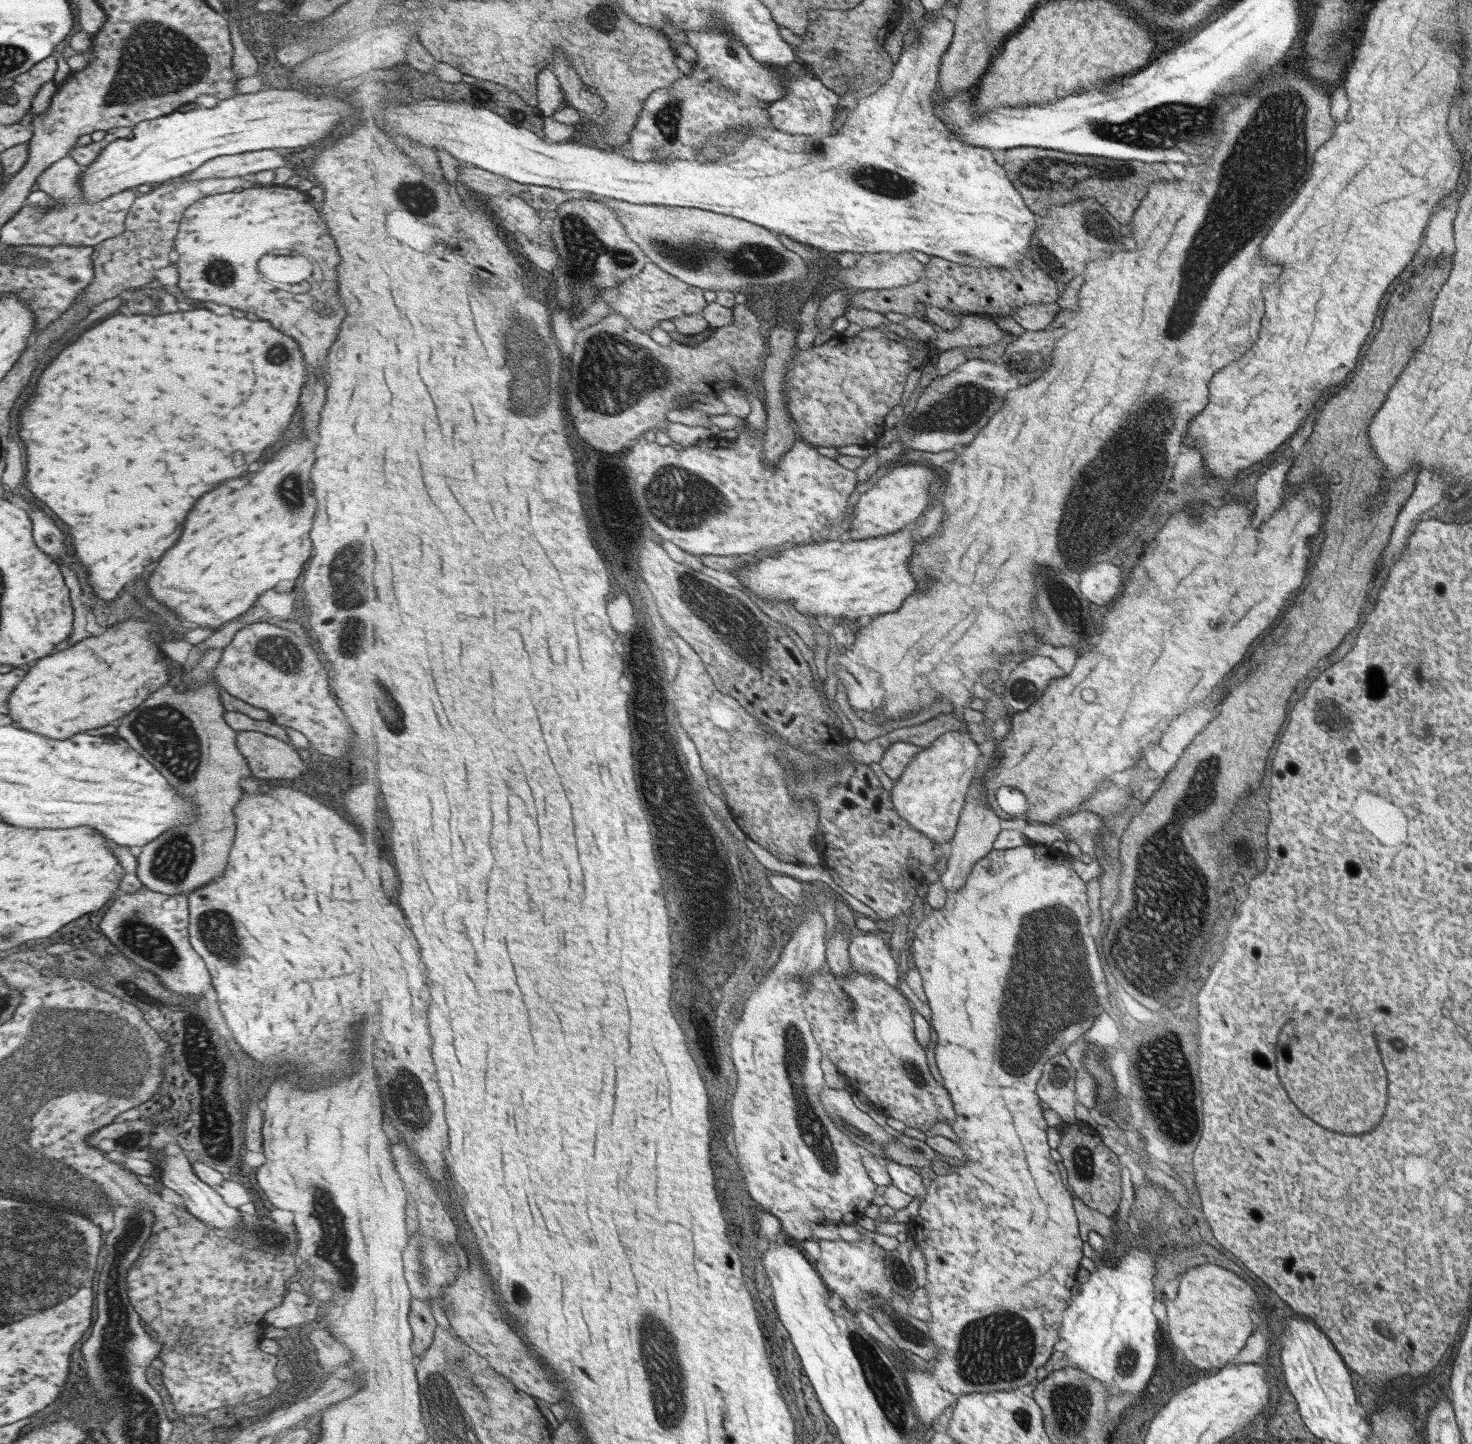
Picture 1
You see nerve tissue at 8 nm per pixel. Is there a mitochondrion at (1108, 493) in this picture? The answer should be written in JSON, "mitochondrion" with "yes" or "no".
{"mitochondrion":"yes"}

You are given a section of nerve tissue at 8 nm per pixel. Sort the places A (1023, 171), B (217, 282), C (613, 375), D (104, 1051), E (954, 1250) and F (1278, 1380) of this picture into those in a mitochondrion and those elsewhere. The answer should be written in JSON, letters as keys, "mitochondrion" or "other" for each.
{"A":"mitochondrion","B":"mitochondrion","C":"mitochondrion","D":"mitochondrion","E":"other","F":"other"}

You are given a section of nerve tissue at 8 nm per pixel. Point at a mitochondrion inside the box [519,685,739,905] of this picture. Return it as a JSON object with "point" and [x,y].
{"point":[649,727]}

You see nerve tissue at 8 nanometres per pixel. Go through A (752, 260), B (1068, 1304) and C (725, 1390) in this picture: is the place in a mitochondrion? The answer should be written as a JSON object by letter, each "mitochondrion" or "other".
{"A":"mitochondrion","B":"other","C":"other"}

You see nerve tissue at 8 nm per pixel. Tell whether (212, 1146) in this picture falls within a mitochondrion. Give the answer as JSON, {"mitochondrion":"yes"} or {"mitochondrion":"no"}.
{"mitochondrion":"yes"}

